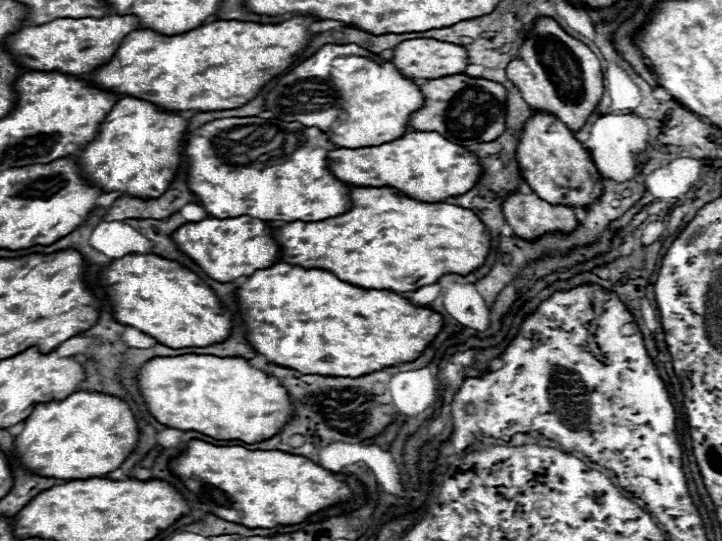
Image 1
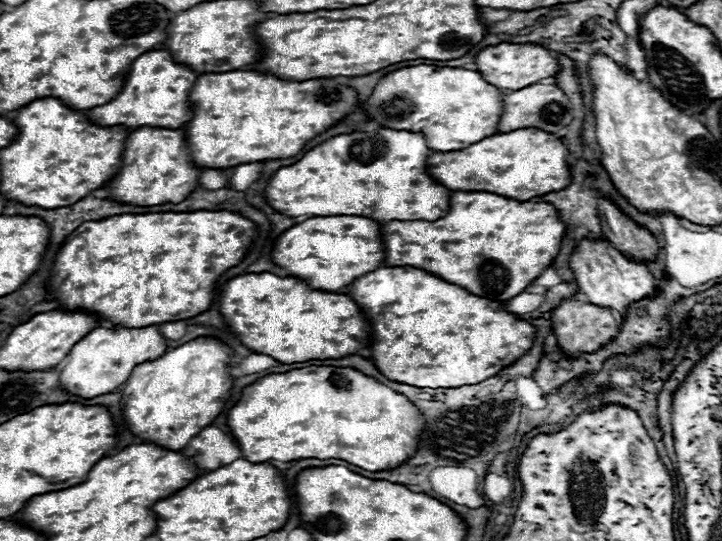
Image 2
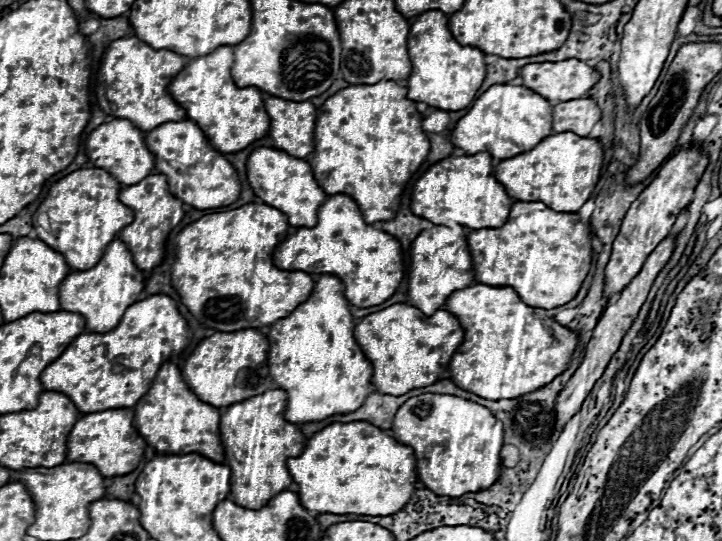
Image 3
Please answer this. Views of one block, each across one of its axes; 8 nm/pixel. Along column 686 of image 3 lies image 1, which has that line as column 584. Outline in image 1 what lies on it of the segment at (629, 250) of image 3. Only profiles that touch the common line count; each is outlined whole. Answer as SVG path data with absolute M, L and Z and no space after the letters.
M532 110L532 116L524 124L524 130L518 138L516 158L528 186L550 204L588 206L594 204L602 194L600 172L594 166L590 152L576 140L574 132L550 112Z

